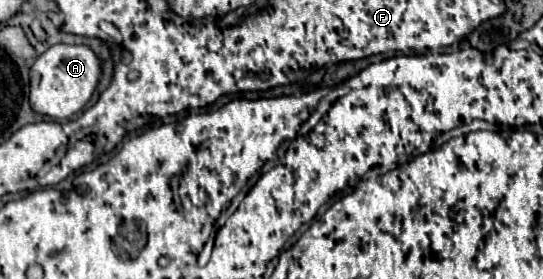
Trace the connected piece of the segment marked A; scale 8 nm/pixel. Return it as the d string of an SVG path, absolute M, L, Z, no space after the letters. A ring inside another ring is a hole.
M54 44L50 46L30 70L30 104L38 114L52 118L70 118L80 112L92 98L102 76L102 60L84 44Z

